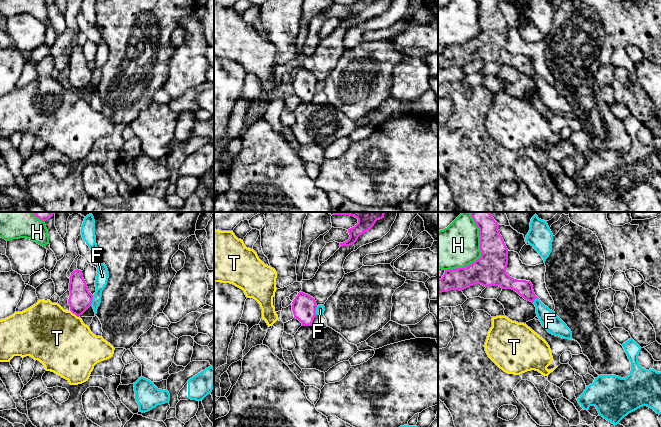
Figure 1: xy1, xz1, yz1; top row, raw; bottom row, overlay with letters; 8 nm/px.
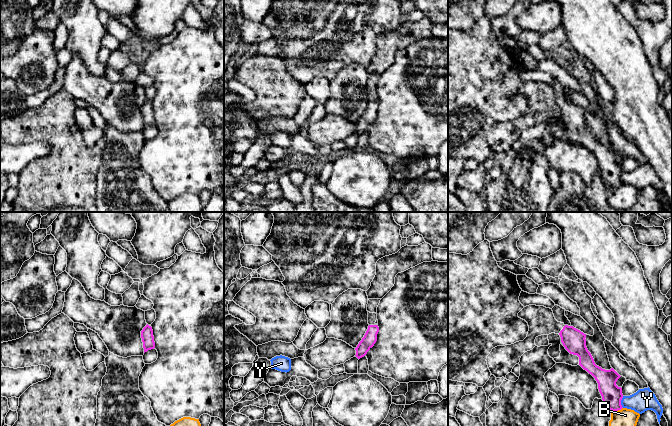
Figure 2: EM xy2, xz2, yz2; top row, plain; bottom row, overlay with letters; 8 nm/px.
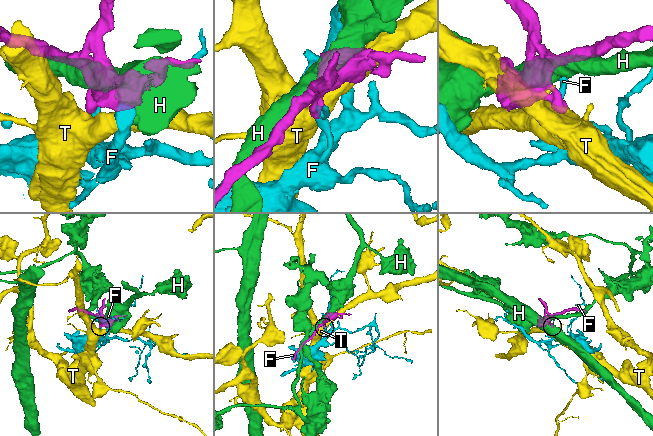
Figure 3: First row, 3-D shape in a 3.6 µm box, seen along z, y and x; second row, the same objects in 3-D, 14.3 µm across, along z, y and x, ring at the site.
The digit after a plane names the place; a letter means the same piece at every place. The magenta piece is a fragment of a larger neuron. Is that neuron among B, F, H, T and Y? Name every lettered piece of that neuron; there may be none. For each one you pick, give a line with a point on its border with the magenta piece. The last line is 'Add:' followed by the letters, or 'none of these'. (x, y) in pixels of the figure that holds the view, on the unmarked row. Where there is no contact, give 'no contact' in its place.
Add: none of these

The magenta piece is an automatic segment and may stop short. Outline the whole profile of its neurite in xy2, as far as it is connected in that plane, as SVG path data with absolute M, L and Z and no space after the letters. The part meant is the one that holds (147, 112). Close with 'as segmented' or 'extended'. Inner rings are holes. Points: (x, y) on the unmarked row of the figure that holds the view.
M148 100L141 107L144 129L155 124L154 112L152 103Z; as segmented

